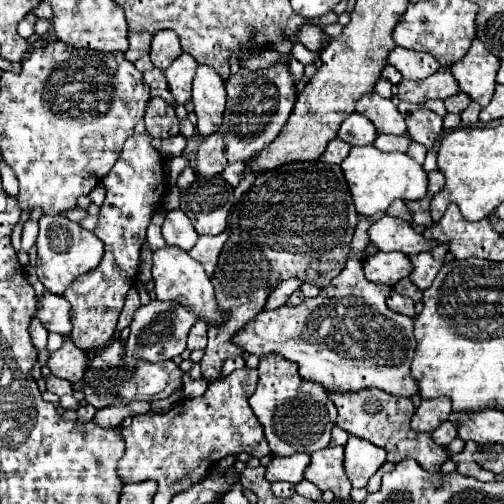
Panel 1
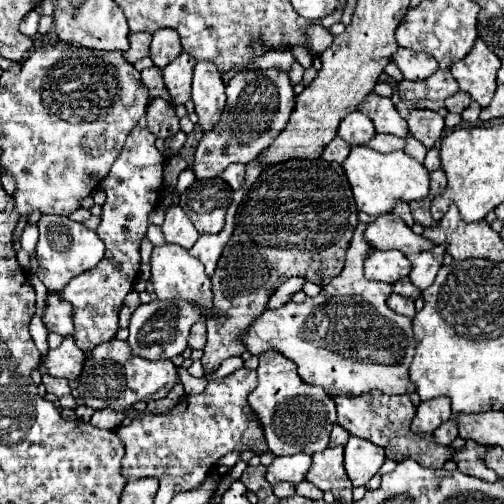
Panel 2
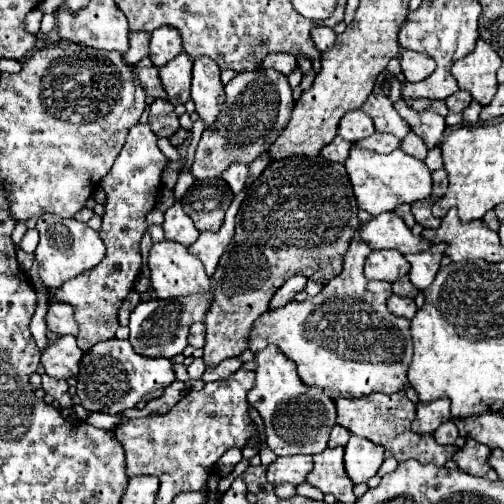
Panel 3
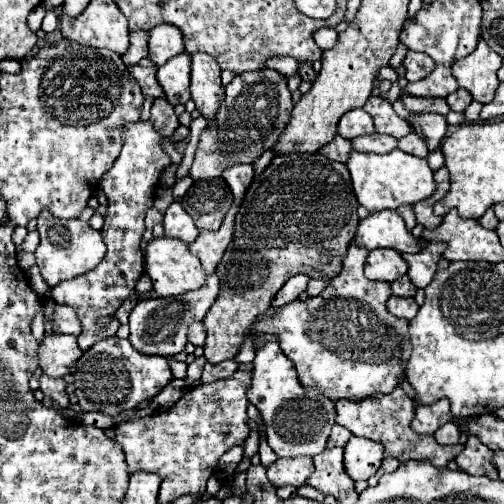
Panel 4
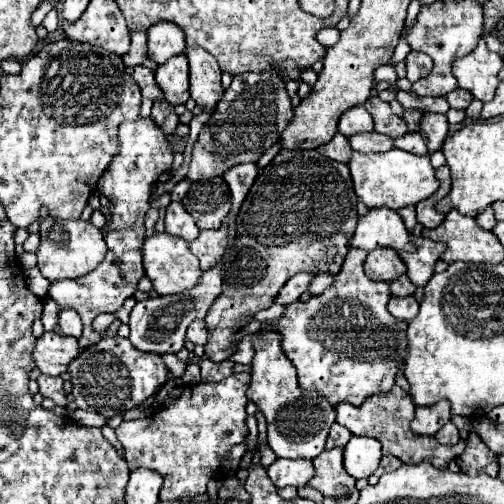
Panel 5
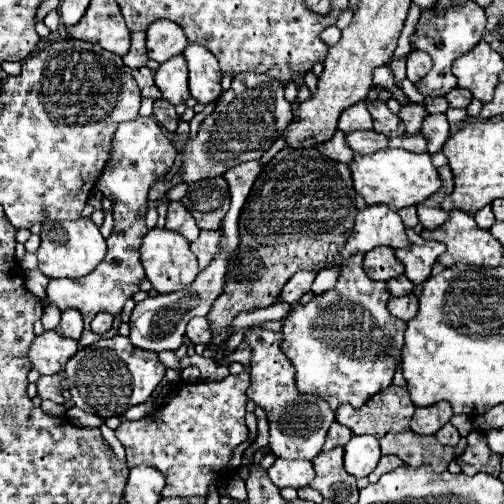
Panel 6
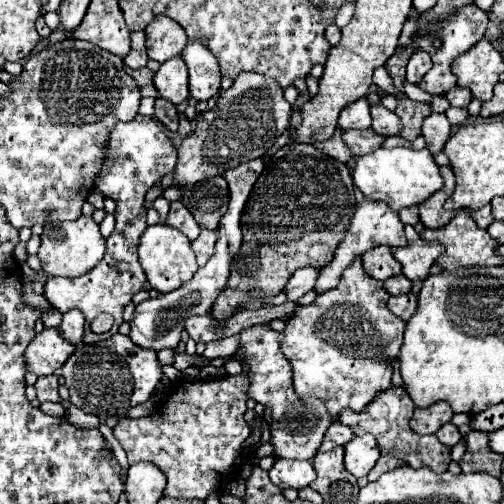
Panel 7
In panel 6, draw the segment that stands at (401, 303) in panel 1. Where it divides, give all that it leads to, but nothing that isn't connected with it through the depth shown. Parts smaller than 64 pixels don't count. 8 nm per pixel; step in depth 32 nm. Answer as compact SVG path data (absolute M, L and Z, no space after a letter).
M414 294L390 298L390 300L388 300L388 310L390 310L396 318L408 322L408 320L410 320L412 316L416 316L416 312L418 312L418 298L416 298Z

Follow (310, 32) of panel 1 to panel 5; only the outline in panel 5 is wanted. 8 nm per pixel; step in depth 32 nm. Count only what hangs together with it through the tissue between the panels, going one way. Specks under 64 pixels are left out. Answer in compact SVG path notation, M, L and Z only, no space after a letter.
M324 28L324 30L318 32L318 42L324 44L326 48L330 48L330 46L334 46L338 42L339 36L340 30L336 30L336 28Z

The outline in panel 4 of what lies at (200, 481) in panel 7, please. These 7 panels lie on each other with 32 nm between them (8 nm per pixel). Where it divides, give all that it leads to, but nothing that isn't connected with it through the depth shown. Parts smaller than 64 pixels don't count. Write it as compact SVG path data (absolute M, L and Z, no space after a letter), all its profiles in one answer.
M238 370L226 380L184 390L182 398L164 412L116 426L116 440L126 454L128 470L146 470L162 478L158 502L174 502L184 494L204 494L220 456L232 446L244 444L250 434L246 391L251 382L252 372Z

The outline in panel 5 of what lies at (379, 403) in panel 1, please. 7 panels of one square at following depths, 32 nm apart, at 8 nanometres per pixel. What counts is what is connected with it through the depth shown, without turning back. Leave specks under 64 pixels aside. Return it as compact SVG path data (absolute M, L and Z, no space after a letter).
M394 386L390 392L374 394L360 408L352 406L352 404L338 404L336 406L336 422L346 426L356 436L364 434L364 436L372 436L372 438L380 440L382 452L400 458L404 464L432 462L432 466L436 466L438 470L448 468L448 462L454 460L458 456L458 452L464 450L464 442L460 440L460 444L456 444L456 446L442 446L432 436L414 434L410 430L410 420L412 420L414 410L416 410L416 406L414 406L410 394L404 392L400 386Z

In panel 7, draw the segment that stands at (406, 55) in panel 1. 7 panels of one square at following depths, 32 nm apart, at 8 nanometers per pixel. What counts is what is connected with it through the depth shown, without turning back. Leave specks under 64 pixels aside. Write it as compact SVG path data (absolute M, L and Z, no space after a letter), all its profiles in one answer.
M424 50L414 52L414 56L408 62L408 72L406 72L406 80L412 84L420 84L420 80L424 78L424 74L432 68L432 60L430 54Z

